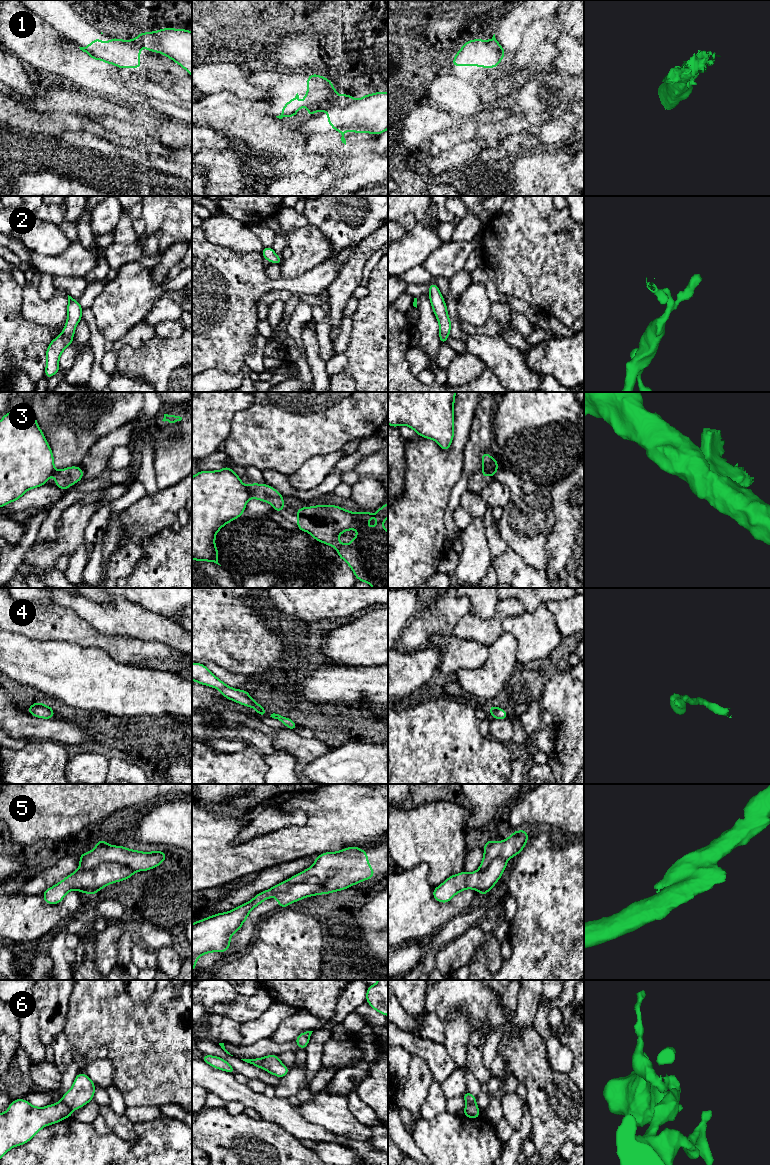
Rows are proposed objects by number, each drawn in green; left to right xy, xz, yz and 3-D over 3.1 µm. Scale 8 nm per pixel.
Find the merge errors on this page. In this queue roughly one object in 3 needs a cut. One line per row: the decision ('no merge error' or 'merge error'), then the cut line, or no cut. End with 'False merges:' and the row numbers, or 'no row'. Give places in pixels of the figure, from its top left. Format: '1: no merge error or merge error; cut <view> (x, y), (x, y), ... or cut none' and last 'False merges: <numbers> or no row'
1: merge error; cut xz (334, 97), (330, 101), (336, 104), (328, 109)
2: no merge error; cut none
3: merge error; cut xz (246, 487), (251, 496)
4: no merge error; cut none
5: merge error; cut xz (321, 882), (316, 878), (309, 878), (294, 883), (273, 895)
6: merge error; cut xy (61, 1100), (72, 1110)
False merges: 1, 3, 5, 6

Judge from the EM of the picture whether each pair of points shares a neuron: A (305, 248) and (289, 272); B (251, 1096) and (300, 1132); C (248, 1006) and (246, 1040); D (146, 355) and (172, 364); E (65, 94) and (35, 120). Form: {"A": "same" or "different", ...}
{"A": "same", "B": "same", "C": "different", "D": "same", "E": "different"}

